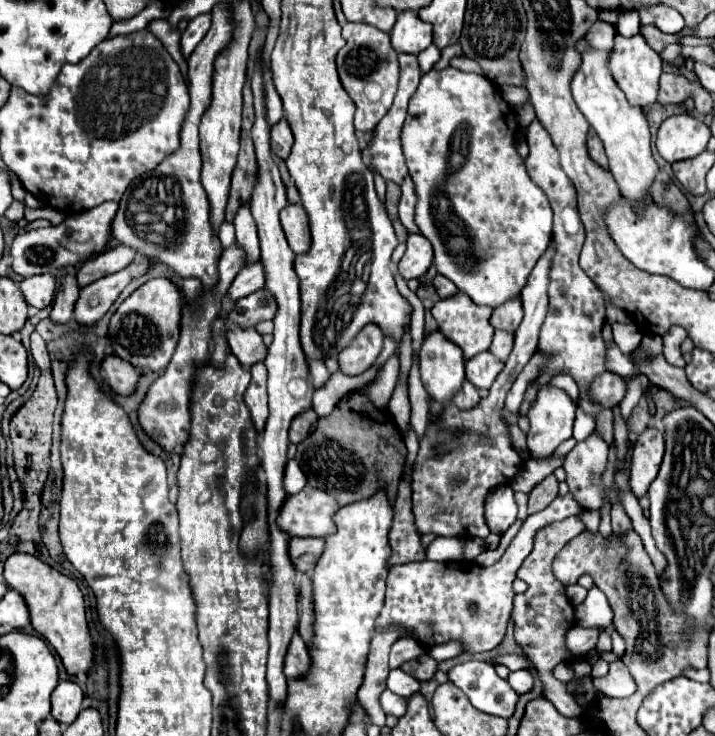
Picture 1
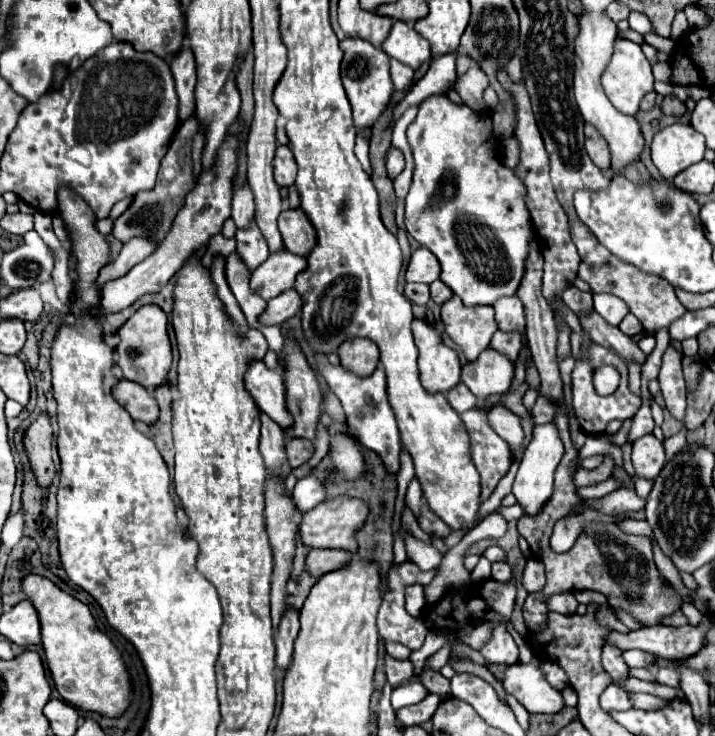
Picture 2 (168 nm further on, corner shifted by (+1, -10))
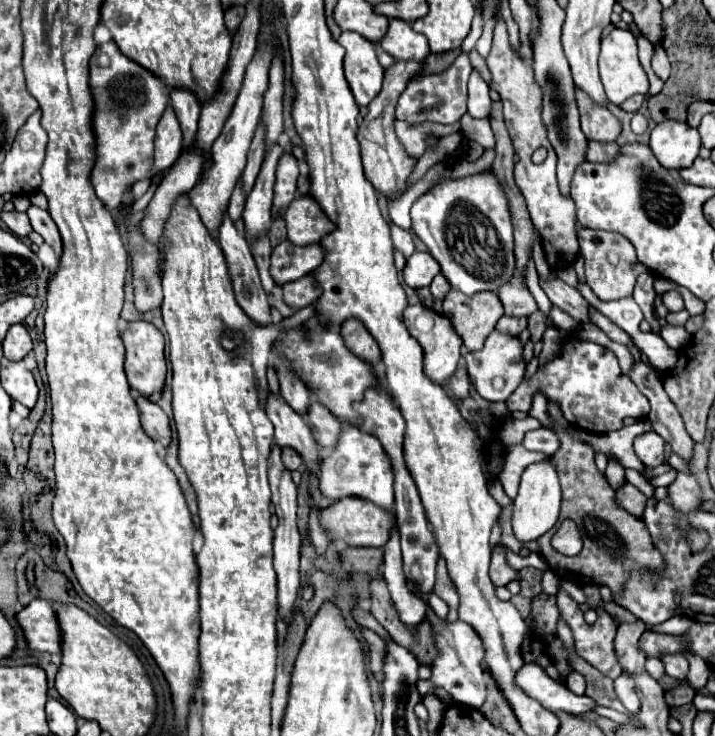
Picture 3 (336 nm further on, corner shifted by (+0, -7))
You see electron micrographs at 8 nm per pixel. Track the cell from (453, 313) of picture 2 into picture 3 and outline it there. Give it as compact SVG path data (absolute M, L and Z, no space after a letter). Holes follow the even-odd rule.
M437 275L431 283L431 293L435 299L443 299L443 315L449 317L455 333L463 339L463 345L469 351L479 351L483 349L483 343L487 339L487 335L495 329L495 323L499 321L499 317L503 315L503 305L497 297L497 293L475 293L475 297L467 297L455 289L451 289L451 285L447 285L447 279L443 275Z

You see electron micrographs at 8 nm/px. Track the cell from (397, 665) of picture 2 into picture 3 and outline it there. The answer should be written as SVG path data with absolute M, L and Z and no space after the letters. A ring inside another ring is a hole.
M361 629L361 631L369 647L369 669L373 675L379 675L383 671L383 657L387 657L387 645L377 633L369 629Z

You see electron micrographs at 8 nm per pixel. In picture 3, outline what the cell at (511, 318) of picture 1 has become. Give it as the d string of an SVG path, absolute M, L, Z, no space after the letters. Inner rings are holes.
M515 275L507 285L499 289L499 299L503 303L507 317L529 317L537 311L537 303L523 283L521 275Z

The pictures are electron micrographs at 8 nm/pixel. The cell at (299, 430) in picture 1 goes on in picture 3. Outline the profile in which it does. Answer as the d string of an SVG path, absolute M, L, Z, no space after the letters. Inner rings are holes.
M283 449L283 463L289 471L293 471L293 469L299 469L303 465L303 459L293 449Z

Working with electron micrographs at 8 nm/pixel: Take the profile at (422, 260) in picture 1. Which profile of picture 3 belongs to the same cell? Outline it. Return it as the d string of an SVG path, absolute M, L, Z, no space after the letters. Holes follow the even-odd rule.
M415 251L407 259L407 265L405 265L405 271L403 271L403 279L405 279L405 283L409 287L419 289L419 287L427 287L439 271L441 271L439 263L429 253Z

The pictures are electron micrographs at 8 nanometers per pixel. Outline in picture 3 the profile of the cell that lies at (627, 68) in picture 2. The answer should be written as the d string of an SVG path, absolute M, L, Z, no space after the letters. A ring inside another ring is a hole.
M615 29L601 41L599 75L601 75L601 83L605 87L605 93L607 93L609 101L615 103L615 105L621 105L623 101L627 101L629 97L633 97L637 93L643 93L643 95L649 93L649 79L647 79L647 73L645 73L643 65L639 65L637 39L633 37L631 31Z

